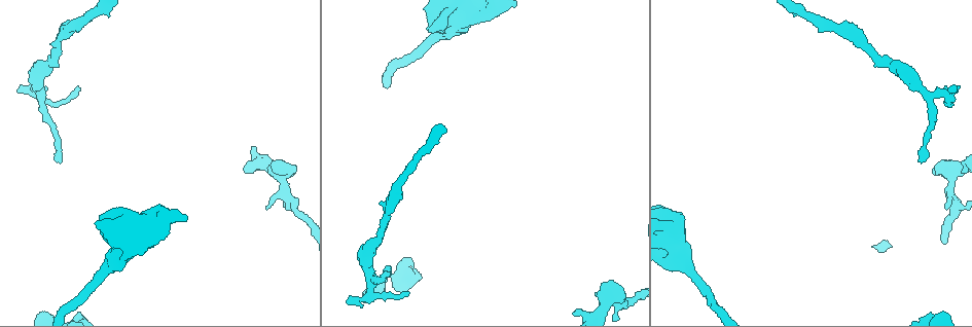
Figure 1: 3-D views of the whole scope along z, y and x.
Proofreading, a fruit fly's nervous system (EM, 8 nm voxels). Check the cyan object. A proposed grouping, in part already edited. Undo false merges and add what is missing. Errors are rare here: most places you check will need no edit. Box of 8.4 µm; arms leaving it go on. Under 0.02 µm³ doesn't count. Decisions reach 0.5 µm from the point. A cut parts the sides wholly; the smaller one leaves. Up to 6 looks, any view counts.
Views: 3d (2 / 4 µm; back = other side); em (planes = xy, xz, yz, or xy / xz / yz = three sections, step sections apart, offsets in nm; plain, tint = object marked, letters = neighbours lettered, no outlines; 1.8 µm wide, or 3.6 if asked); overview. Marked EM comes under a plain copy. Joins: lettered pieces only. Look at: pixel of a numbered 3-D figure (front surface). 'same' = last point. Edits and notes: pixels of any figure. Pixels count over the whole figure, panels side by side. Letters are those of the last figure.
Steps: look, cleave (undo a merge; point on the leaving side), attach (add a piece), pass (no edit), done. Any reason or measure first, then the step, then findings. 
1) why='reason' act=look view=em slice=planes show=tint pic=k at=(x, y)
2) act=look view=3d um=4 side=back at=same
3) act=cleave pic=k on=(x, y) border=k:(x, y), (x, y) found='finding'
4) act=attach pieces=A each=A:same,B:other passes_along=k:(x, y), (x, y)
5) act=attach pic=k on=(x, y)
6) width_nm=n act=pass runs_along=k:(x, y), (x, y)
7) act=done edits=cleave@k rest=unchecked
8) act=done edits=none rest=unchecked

why='tapers out' act=look view=3d um=2 pic=1 at=(918, 161)

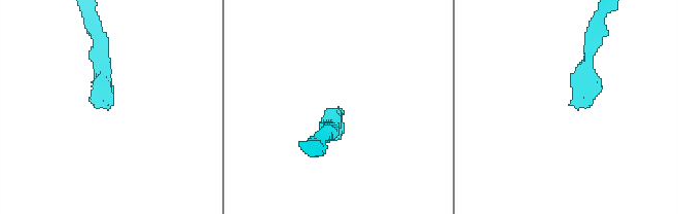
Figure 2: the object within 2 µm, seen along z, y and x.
why='now the EM' act=look view=em slice=planes show=letters pic=2 at=(342, 112)

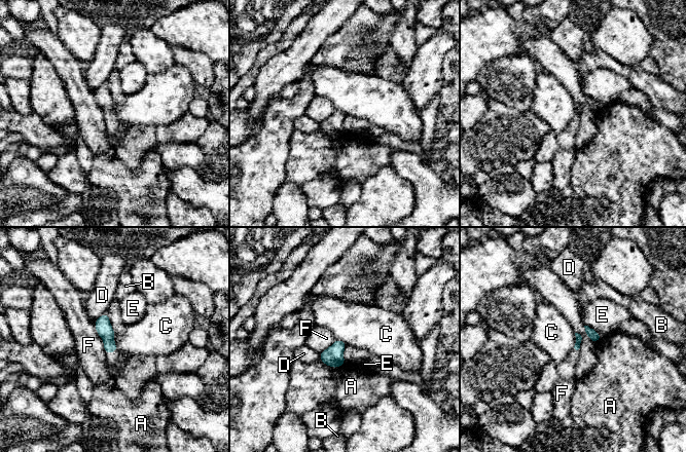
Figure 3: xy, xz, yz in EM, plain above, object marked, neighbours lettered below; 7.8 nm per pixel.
width_nm=80 act=pass each=A:other,B:other,C:other,D:other,E:other,F:other border=3:(114, 334), (114, 344), (118, 350) found='none of them fits'

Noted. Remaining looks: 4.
why='branch stops here' act=look view=em slice=planes show=letters pic=1 at=(267, 206)

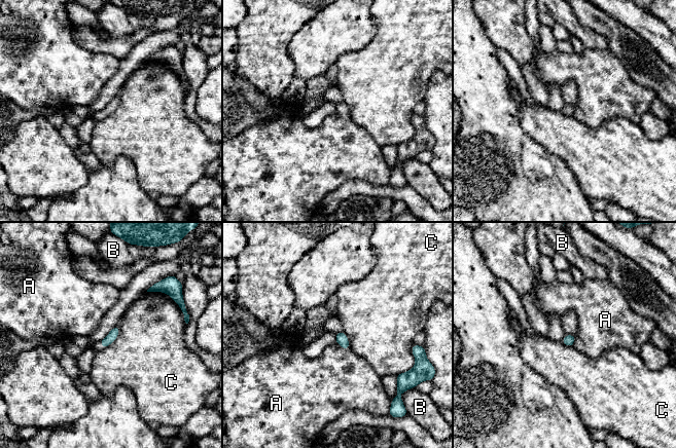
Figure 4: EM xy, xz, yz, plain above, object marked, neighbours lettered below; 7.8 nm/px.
longest_contact=C:220nm act=pass each=A:other,B:other,C:other found='none of them fits'

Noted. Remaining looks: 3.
why='free end' act=look view=em slice=yz step=4 show=letters pic=1 at=(955, 86)

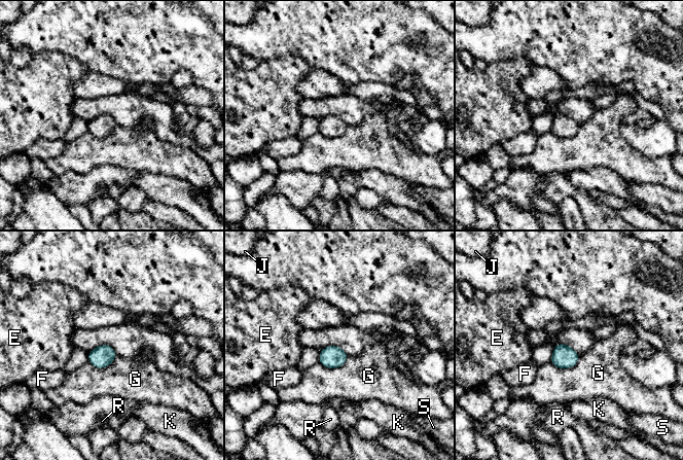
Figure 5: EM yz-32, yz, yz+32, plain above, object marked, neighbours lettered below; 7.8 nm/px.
width_nm=170 act=pass each=E:other,F:other,G:other,J:other,K:other,R:other,S:other border=5:(579, 355), (570, 367), (550, 361) found='none of them fits'

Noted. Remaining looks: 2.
act=done edits=none rest=unchecked

